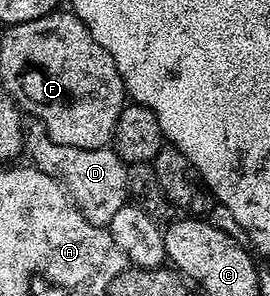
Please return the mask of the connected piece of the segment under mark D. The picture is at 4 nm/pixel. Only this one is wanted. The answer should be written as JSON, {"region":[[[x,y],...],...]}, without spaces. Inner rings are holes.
{"region":[[[37,122],[31,123],[24,132],[24,144],[30,148],[33,167],[39,172],[48,174],[57,184],[62,186],[67,196],[82,211],[84,218],[92,222],[92,226],[106,228],[116,218],[116,210],[128,203],[126,190],[127,165],[117,156],[113,147],[77,148],[52,142],[46,135],[46,126]]]}

